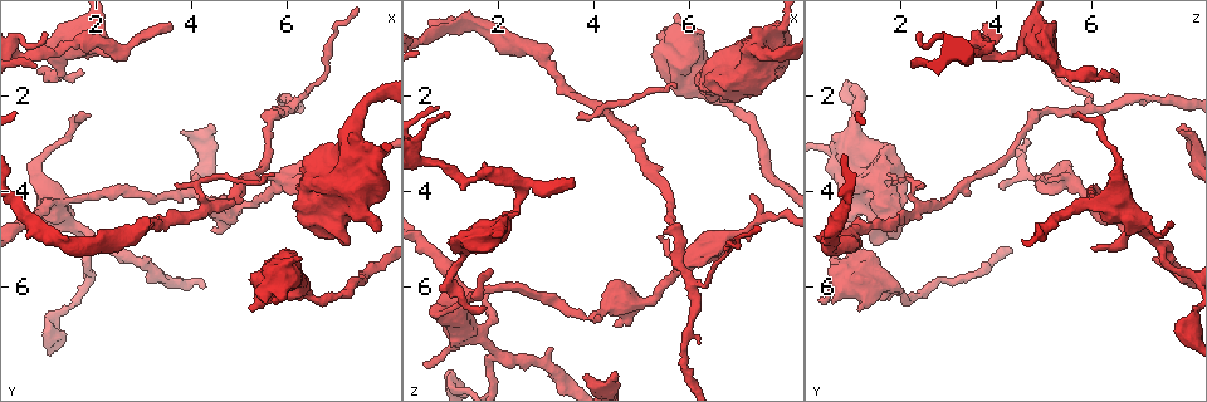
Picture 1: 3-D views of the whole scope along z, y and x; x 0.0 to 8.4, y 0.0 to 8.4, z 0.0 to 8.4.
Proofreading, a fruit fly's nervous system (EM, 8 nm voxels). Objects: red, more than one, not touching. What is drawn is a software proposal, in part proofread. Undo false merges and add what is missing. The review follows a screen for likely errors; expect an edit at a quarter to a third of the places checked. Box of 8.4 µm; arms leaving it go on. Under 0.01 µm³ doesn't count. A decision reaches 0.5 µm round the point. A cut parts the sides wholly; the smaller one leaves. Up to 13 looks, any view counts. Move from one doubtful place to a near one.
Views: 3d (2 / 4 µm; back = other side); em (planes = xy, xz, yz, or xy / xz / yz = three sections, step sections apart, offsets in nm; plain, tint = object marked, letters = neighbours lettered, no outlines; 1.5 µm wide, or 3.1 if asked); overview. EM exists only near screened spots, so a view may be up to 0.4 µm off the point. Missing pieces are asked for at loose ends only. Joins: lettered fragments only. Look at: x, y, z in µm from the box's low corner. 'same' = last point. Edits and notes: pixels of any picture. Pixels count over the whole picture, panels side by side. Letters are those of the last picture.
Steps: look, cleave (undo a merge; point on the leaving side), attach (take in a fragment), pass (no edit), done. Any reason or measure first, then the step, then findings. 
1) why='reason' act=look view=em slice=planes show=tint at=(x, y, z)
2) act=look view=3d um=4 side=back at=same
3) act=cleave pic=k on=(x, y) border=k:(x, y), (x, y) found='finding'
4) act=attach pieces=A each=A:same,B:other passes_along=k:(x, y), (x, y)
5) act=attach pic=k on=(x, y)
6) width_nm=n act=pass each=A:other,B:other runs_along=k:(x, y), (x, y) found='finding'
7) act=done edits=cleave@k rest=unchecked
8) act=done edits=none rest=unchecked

why='thick turns thin' act=look view=em slice=planes show=letters at=(5.40, 4.15, 6.05)

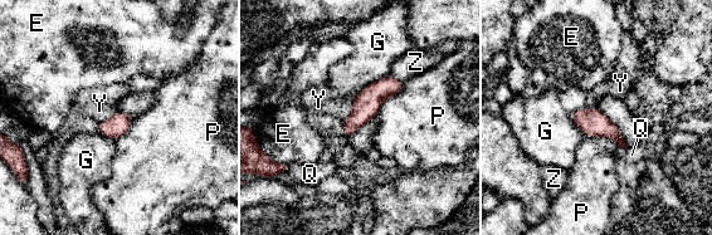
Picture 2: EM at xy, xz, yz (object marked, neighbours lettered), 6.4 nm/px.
act=pass each=E:other,G:other,P:other,Q:other,Y:other,Z:other runs_along=2:(399, 84), (386, 87), (346, 131) found='one cell here'

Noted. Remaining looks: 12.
why='three-way junction' act=look view=em slice=planes show=letters at=(4.30, 4.45, 2.35)

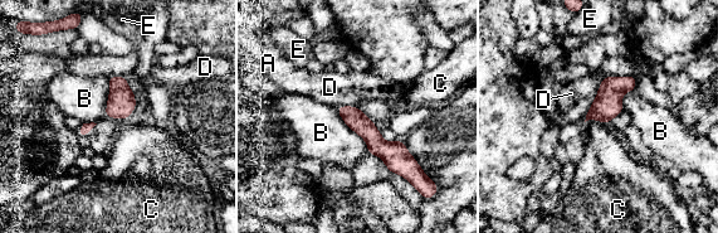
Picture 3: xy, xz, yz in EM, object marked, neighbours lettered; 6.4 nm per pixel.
act=pass each=A:other,B:other,C:other,D:other,E:other runs_along=3:(341, 110), (400, 161), (413, 163) found='one cell here'

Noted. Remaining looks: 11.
why='tapers out' act=look view=3d um=2 at=(1.90, 2.40, 5.65)

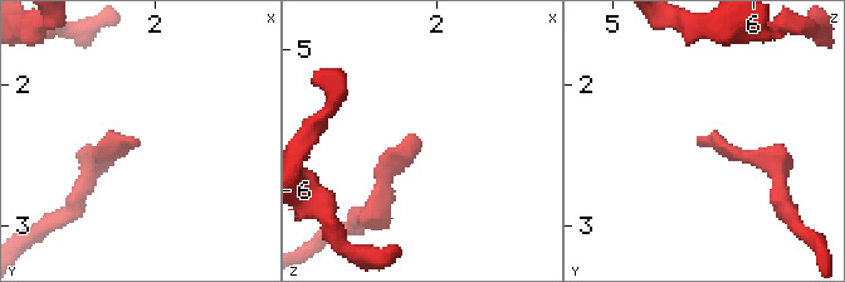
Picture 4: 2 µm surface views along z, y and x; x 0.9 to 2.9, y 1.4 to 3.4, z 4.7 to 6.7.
act=look view=em slice=planes show=plain at=(1.88, 2.42, 5.64)

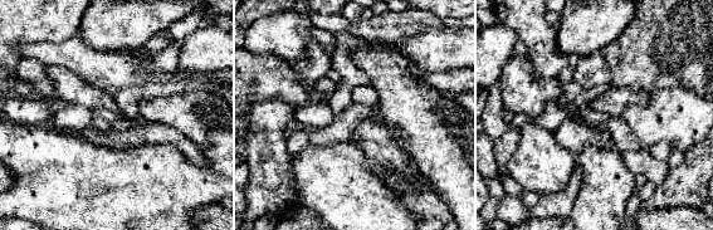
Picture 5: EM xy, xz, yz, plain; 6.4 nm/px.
why='see the neighbours' act=look view=em slice=planes show=letters at=same

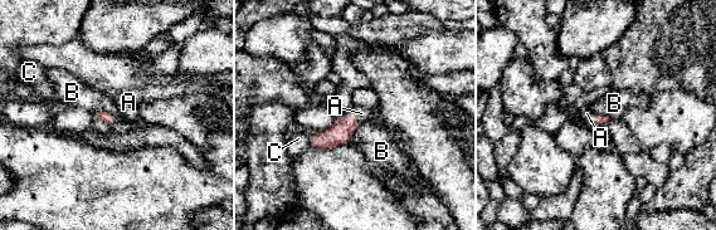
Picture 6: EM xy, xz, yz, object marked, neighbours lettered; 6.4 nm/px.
width_nm=70 longest_contact=B:170nm act=attach pic=6 on=(361, 113) each=A:same,B:other,C:other found='the cell continues'

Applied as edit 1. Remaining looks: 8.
why='redraw' act=look view=overview

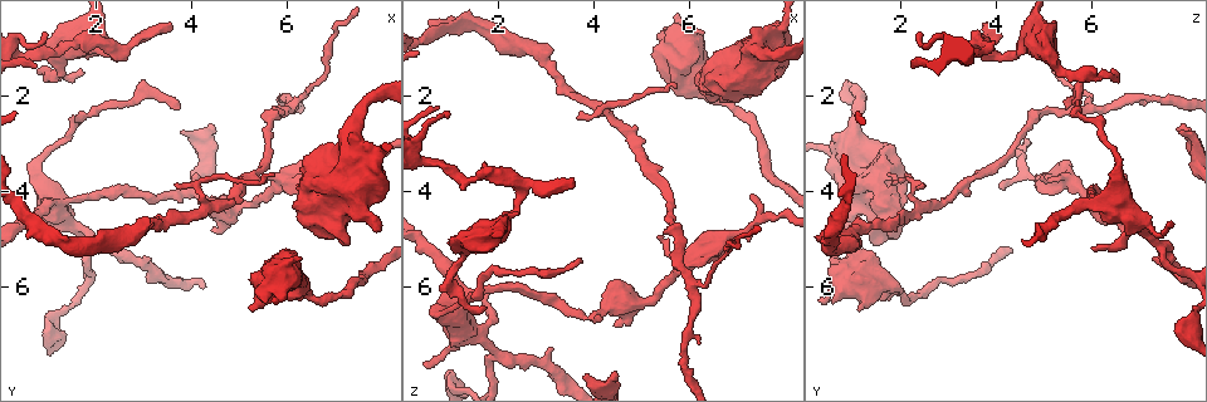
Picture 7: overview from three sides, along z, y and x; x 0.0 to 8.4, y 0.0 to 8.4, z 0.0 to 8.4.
why='tapers out' act=look view=em slice=xz step=8 show=letters at=(3.75, 2.25, 5.45)

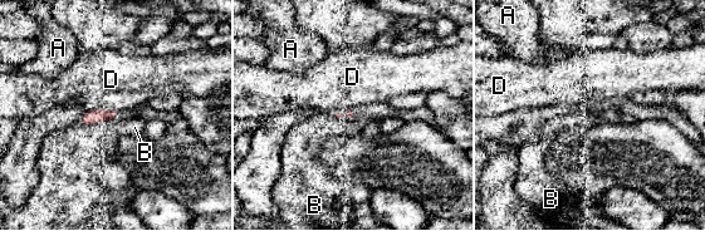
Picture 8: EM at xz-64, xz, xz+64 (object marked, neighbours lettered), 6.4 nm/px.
act=look view=em slice=xy step=8 show=letters at=same

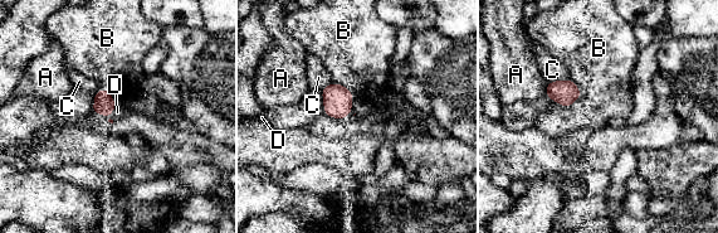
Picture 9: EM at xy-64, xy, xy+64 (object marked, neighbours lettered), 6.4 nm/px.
act=pass each=A:other,B:other,C:other,D:other border=9:(116, 107), (108, 115), (91, 111) found='no lettered fragment goes on from it'

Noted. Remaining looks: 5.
why='abrupt turn' act=look view=em slice=xz step=4 show=letters at=(6.10, 2.25, 5.90)

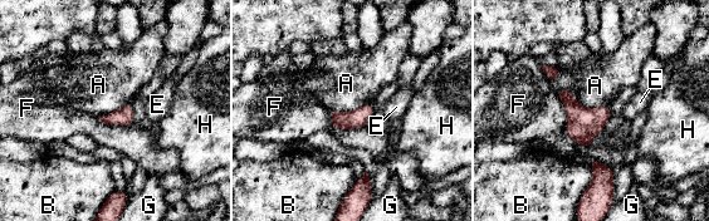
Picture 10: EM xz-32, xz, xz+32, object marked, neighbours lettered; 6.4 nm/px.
why='another direction' act=look view=em slice=planes show=letters at=same

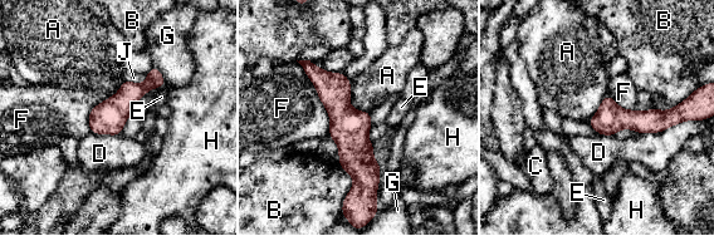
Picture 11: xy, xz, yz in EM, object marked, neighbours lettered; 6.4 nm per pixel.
width_nm=200 act=pass each=A:other,B:other,C:other,D:other,E:other,F:other,G:other,H:other,J:other runs_along=11:(306, 63), (336, 97), (365, 191) found='continuous, no second cell'

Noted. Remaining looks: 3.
act=done edits=attach@6 rest=unchecked

